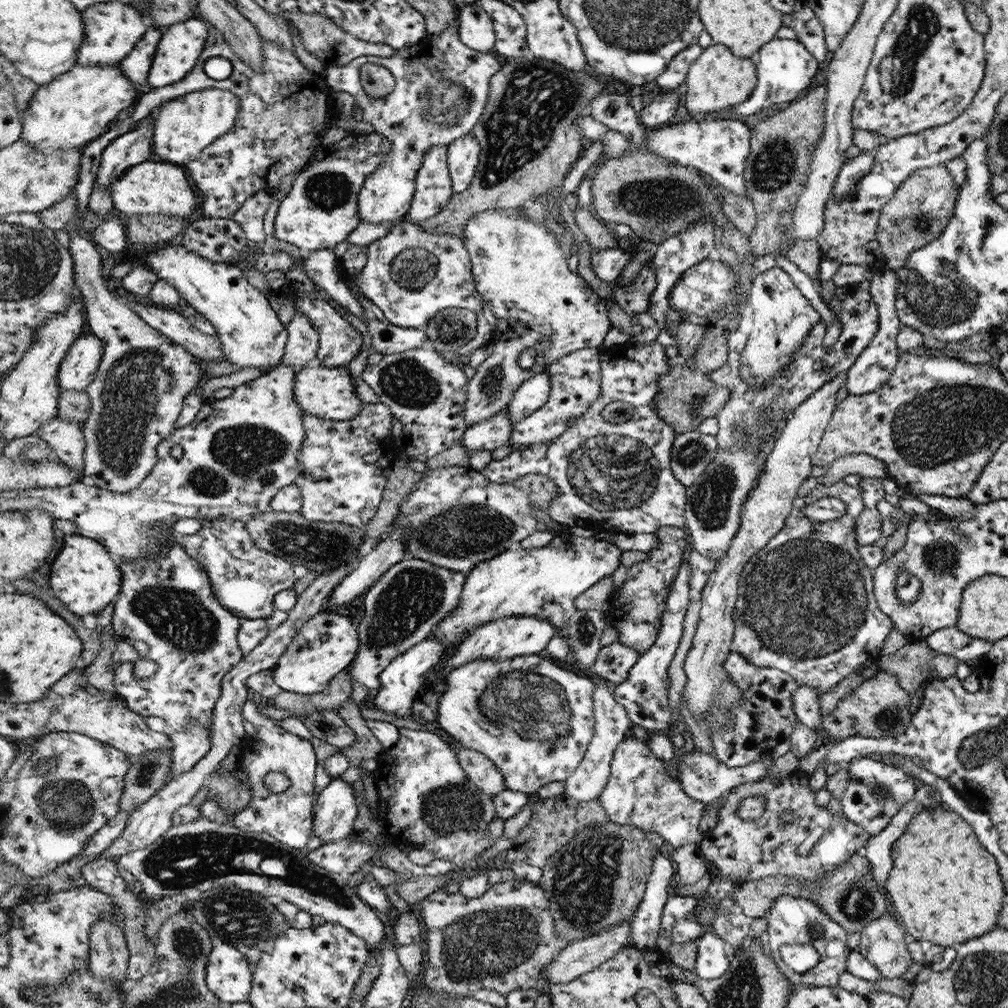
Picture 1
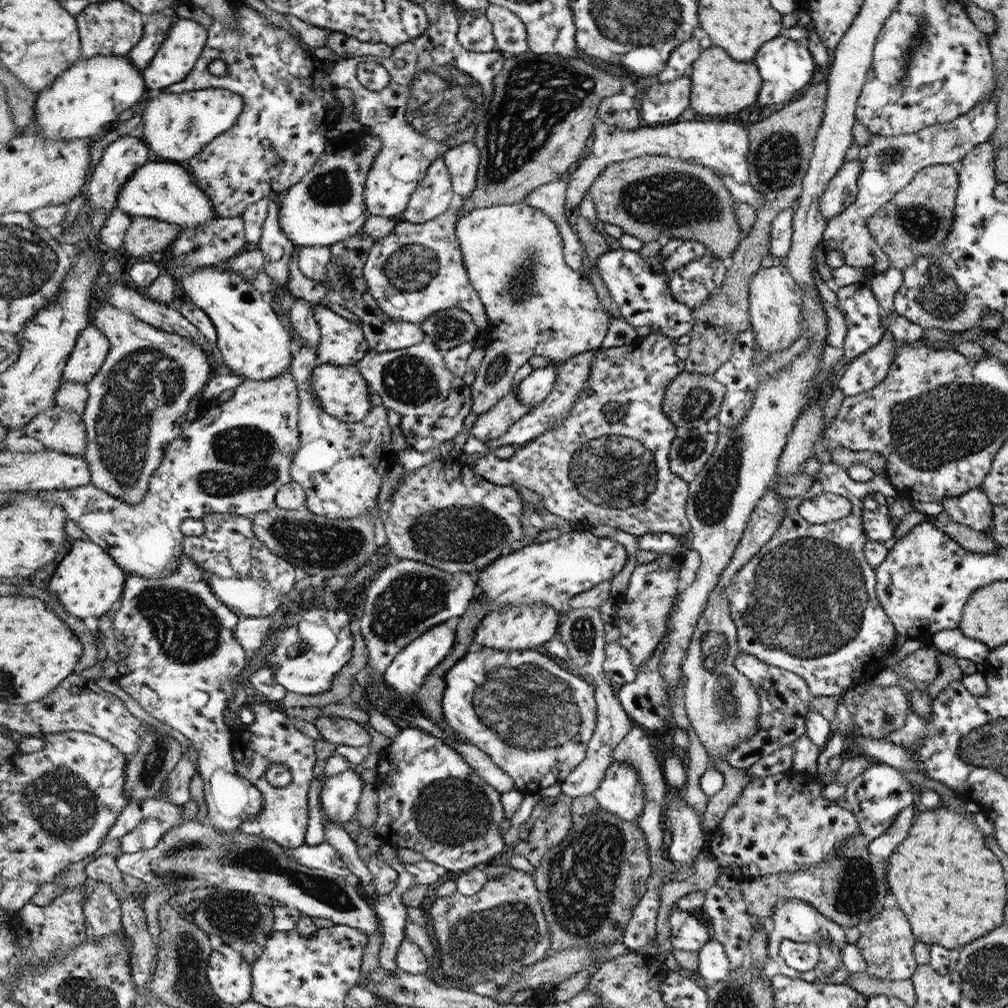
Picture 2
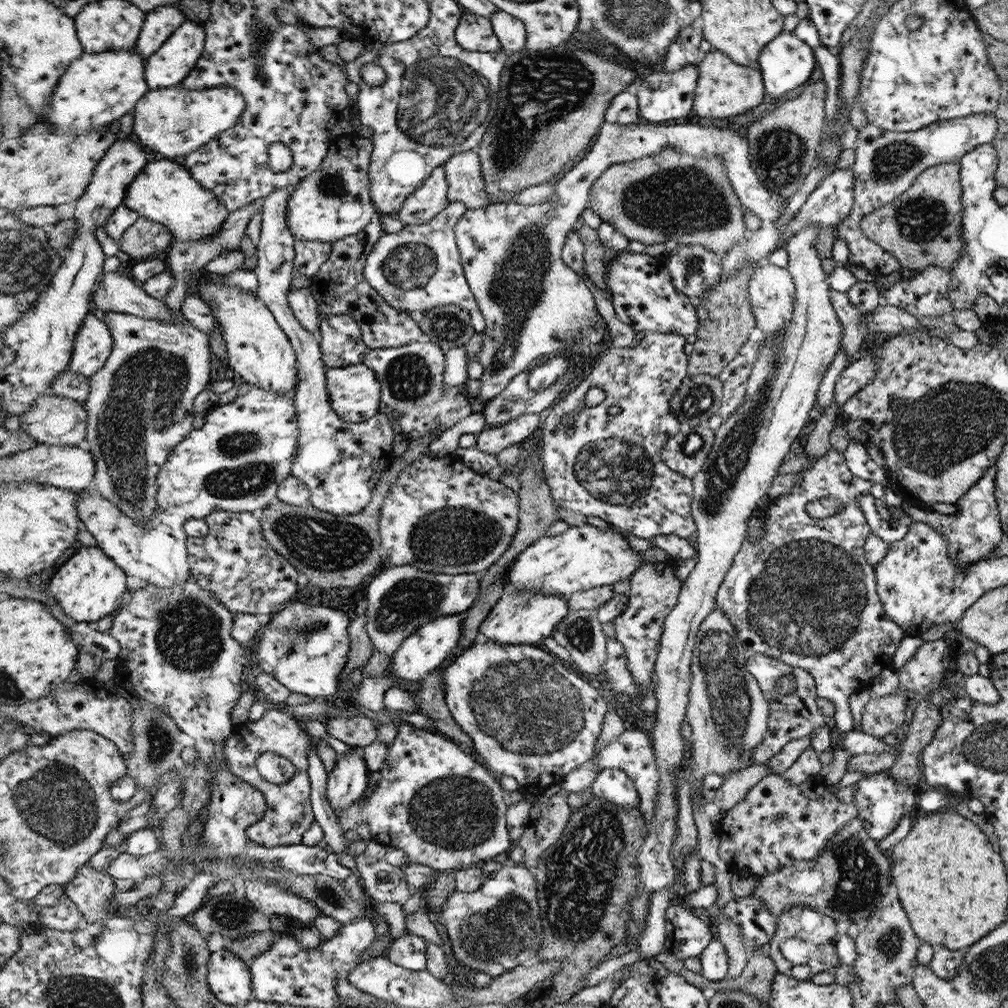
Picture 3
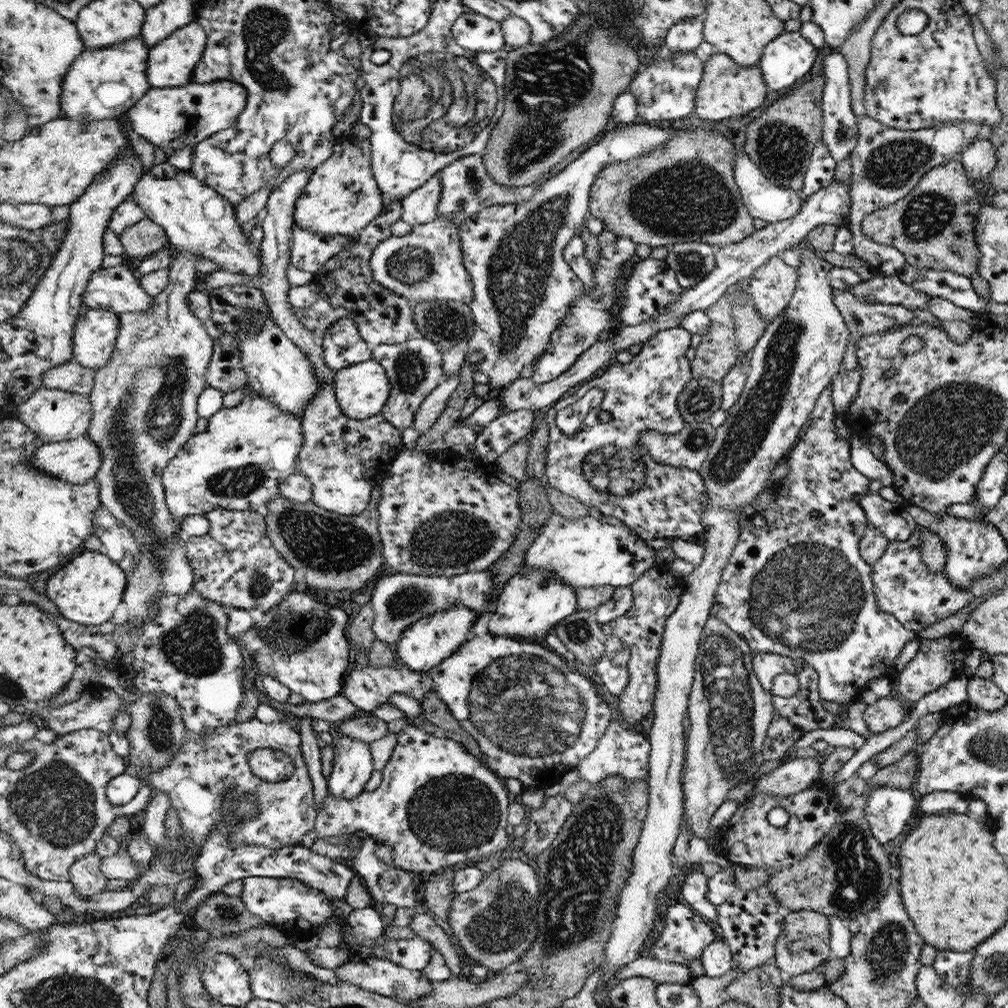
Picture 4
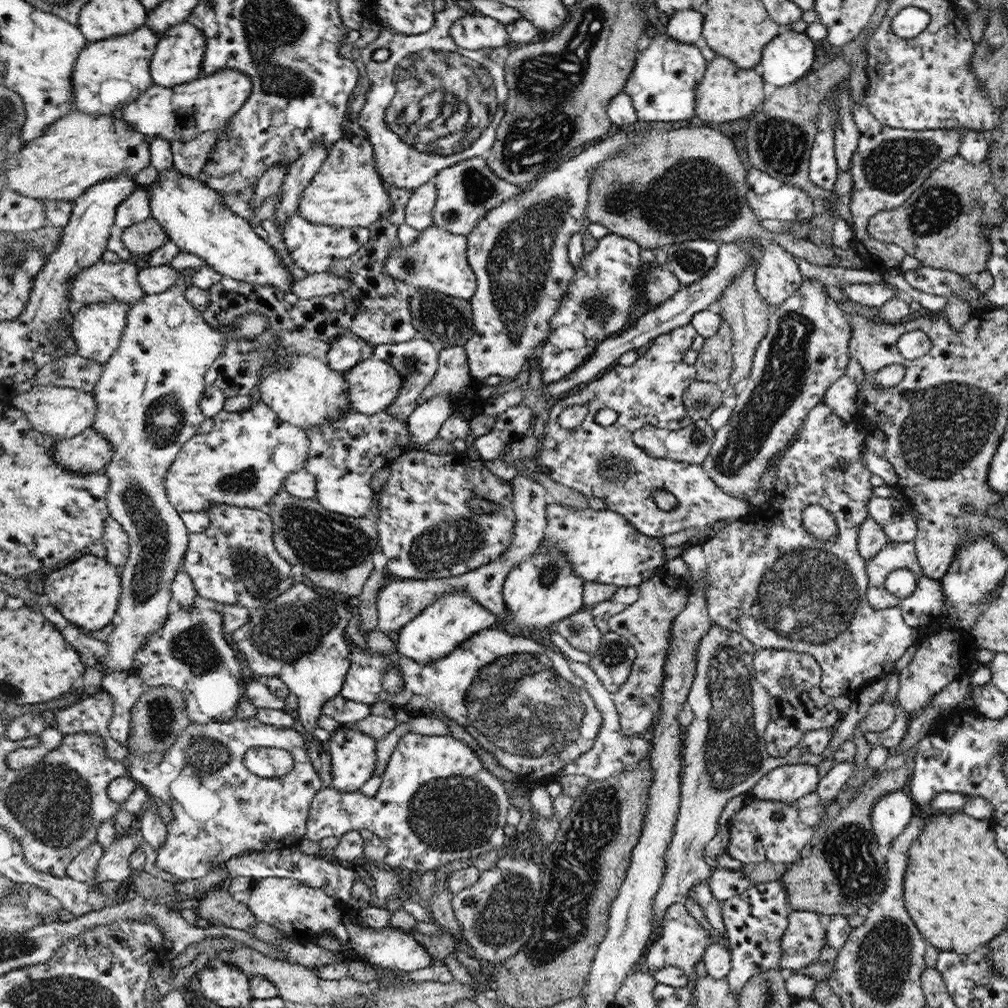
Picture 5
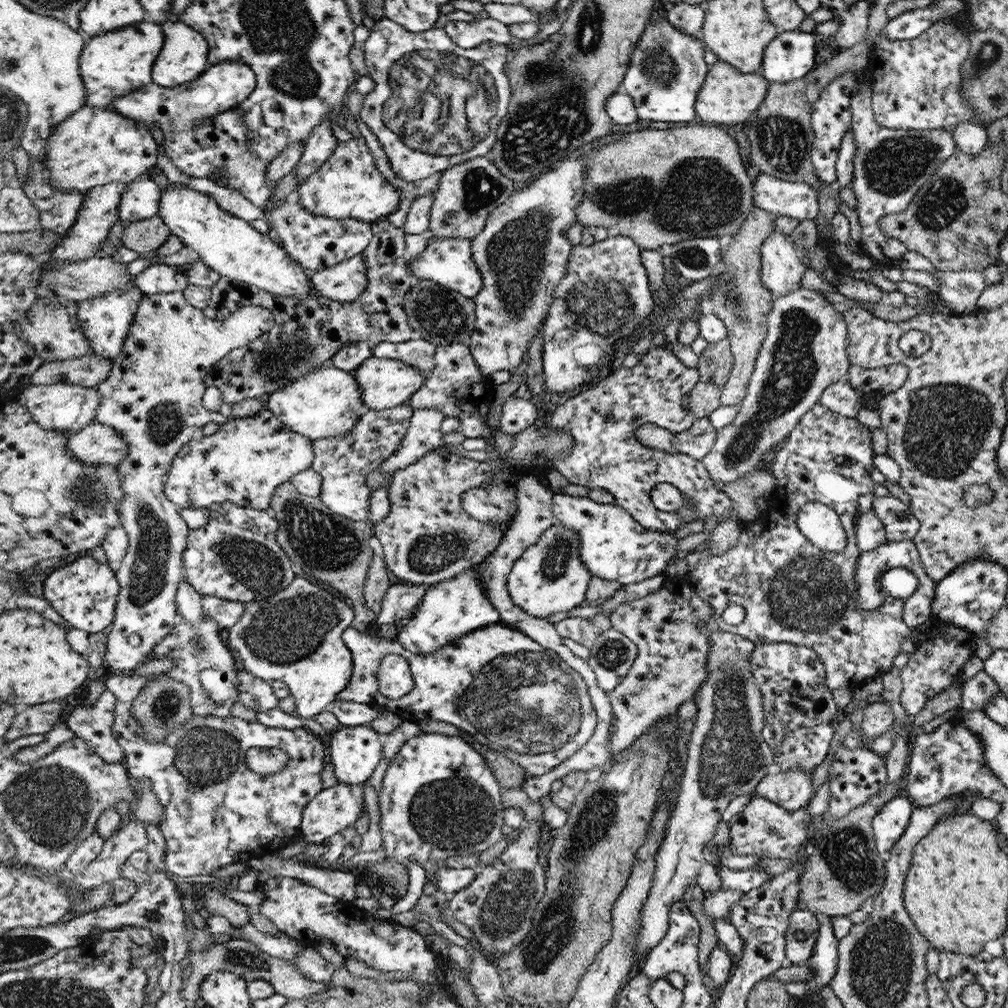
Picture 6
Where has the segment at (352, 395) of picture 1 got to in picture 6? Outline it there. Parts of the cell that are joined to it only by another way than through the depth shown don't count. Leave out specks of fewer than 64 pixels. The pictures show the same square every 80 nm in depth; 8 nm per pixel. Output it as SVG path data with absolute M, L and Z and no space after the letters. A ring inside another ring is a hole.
M372 356L352 373L355 379L359 381L363 404L368 410L384 410L398 407L406 401L410 402L411 396L423 386L426 380L421 370L396 358L381 359Z

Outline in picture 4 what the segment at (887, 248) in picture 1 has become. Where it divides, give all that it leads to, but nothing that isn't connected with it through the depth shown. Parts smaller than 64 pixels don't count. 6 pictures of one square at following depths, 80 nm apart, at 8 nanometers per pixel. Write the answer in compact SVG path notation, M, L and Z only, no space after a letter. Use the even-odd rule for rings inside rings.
M958 159L931 169L932 172L928 172L928 176L924 176L924 180L920 181L920 188L916 188L916 192L908 192L904 200L876 209L867 215L862 222L863 232L873 241L897 248L905 255L908 265L949 270L970 277L976 273L980 256L979 245L975 241L975 216L982 203L990 205L992 192L990 188L987 190L974 188L971 177L967 176L967 169Z

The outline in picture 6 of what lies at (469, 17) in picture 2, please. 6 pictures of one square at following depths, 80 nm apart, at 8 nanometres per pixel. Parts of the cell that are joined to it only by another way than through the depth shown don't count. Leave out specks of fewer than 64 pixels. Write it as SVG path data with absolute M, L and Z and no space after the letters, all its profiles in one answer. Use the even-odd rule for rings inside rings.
M486 18L472 22L452 22L446 27L448 38L459 48L477 48L484 43L508 45L512 40L508 25Z

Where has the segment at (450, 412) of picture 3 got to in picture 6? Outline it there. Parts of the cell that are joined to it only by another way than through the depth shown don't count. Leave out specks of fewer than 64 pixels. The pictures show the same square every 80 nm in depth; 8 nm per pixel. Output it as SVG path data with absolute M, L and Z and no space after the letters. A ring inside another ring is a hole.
M415 336L406 342L378 343L373 348L373 356L381 359L396 358L415 366L427 379L436 367L436 344Z

